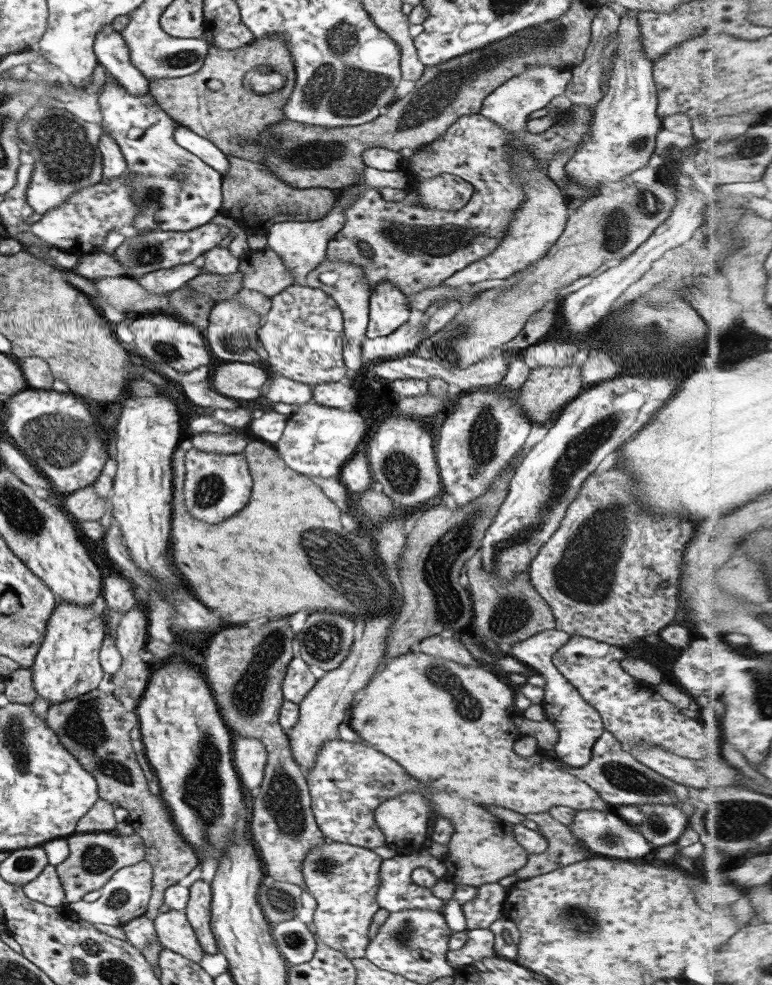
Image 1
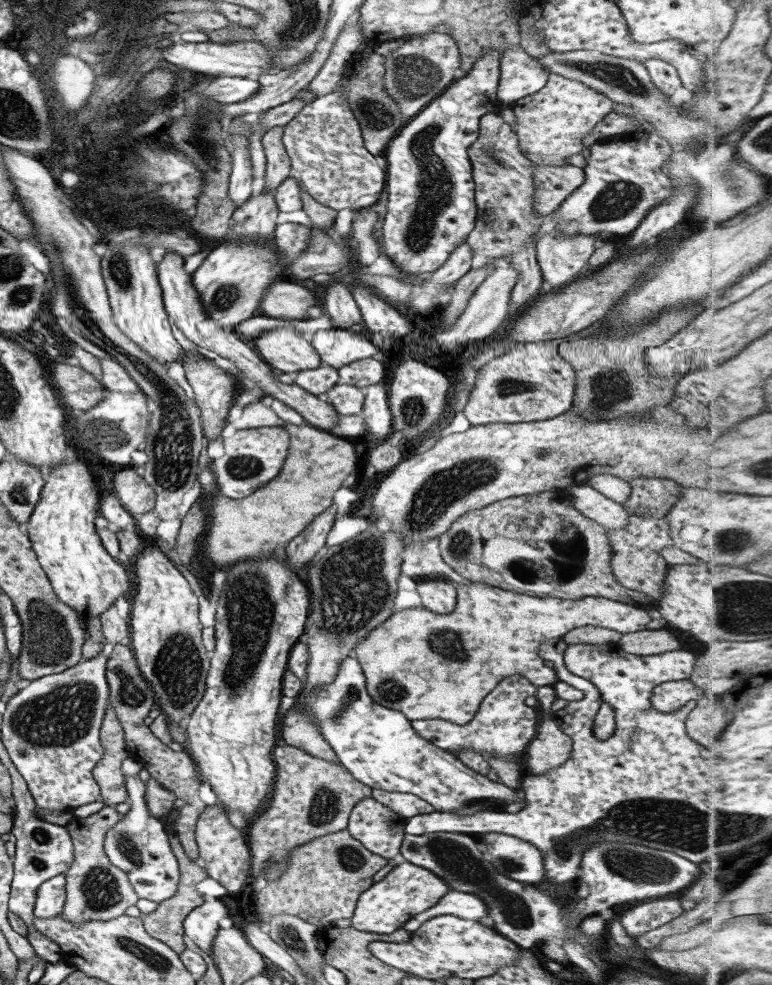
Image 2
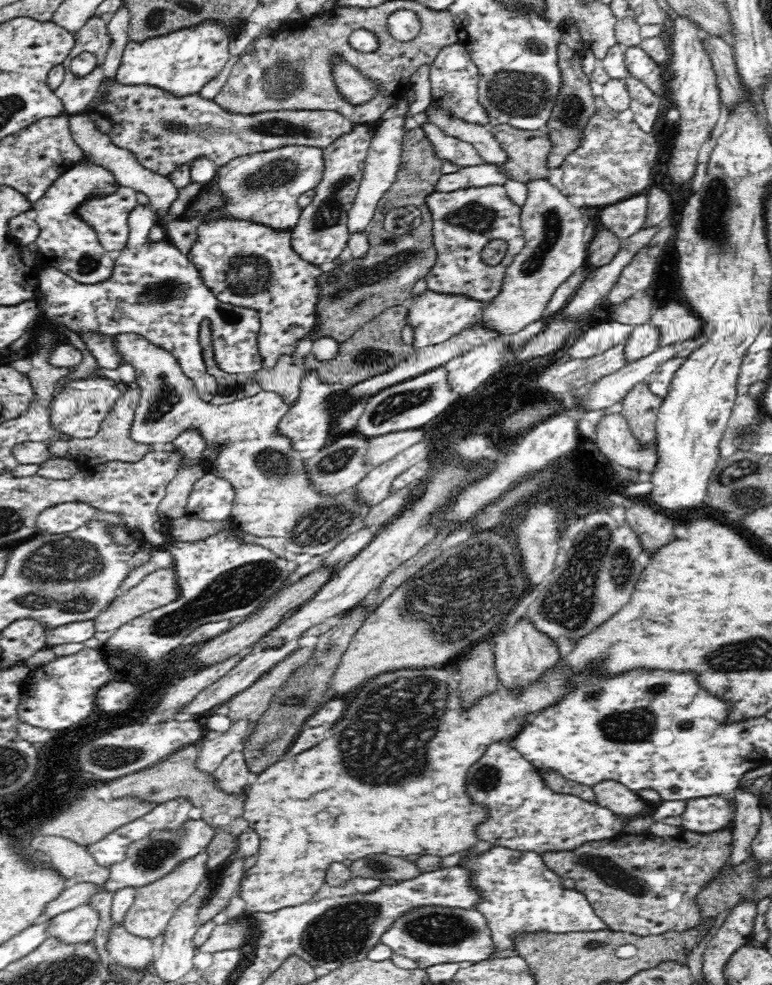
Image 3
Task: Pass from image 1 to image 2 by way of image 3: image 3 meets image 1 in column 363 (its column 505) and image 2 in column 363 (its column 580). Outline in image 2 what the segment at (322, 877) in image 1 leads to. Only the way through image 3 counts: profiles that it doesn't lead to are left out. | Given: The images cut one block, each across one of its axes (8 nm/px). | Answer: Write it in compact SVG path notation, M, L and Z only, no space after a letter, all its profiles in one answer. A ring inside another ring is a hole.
M405 861L393 867L386 878L375 882L360 895L351 918L351 928L374 934L392 934L396 930L403 929L403 925L415 914L436 907L440 899L450 892L450 885L442 878L438 878L436 874L432 874L422 866Z

